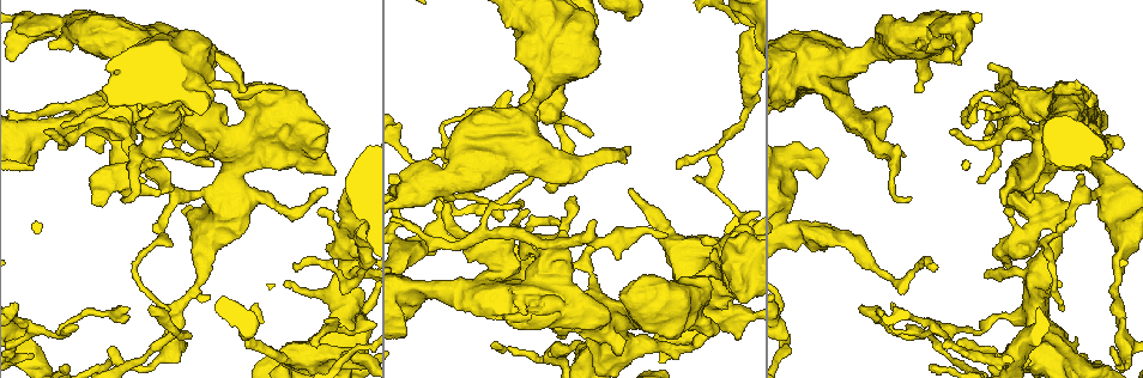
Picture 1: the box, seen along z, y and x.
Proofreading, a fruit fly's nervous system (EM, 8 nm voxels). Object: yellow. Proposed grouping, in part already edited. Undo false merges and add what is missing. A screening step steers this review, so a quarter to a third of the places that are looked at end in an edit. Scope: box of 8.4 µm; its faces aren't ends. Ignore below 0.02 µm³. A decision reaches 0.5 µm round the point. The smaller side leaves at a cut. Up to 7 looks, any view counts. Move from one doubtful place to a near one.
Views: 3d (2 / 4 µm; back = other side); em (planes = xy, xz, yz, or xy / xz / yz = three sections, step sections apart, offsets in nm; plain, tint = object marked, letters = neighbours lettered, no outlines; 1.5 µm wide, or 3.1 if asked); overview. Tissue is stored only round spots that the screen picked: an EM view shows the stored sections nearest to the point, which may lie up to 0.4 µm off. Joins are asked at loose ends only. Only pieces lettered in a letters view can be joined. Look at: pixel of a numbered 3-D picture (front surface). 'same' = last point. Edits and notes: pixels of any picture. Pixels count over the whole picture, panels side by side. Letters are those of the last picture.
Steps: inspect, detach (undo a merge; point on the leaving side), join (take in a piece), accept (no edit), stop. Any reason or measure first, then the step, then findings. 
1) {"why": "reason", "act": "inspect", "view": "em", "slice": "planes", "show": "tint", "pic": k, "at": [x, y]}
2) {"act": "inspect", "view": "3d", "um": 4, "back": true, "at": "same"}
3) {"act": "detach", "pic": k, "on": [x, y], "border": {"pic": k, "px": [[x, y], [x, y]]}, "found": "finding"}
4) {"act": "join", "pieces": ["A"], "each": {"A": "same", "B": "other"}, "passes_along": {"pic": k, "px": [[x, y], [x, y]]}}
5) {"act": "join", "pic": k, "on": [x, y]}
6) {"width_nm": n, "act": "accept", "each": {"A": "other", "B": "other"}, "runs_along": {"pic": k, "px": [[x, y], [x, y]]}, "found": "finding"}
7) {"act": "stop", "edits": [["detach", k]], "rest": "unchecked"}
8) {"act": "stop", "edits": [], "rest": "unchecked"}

{"act": "inspect", "view": "em", "slice": "xy", "step": 4, "show": "letters", "pic": 1, "at": [244, 91]}

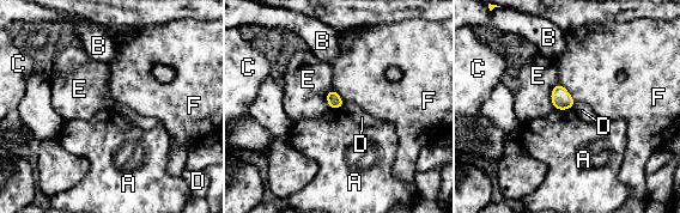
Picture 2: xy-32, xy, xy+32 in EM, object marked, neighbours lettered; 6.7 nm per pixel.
{"act": "accept", "each": {"A": "other", "B": "other", "C": "other", "D": "other", "E": "other", "F": "other"}, "border": {"pic": 2, "px": [[556, 108], [571, 109]]}, "found": "none of them fits"}

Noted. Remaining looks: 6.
{"why": "free end", "act": "inspect", "view": "3d", "um": 2, "pic": 1, "at": [319, 215]}

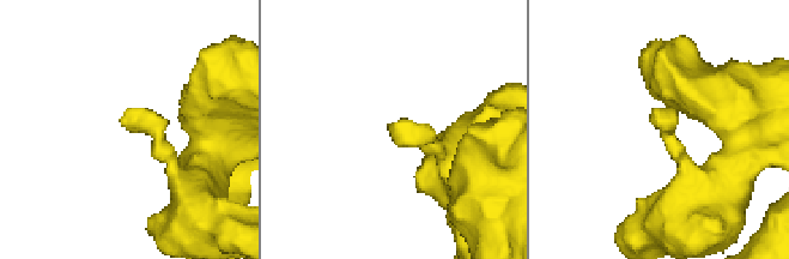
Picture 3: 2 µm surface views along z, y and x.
{"act": "inspect", "view": "em", "slice": "planes", "show": "letters", "pic": 3, "at": [122, 124]}

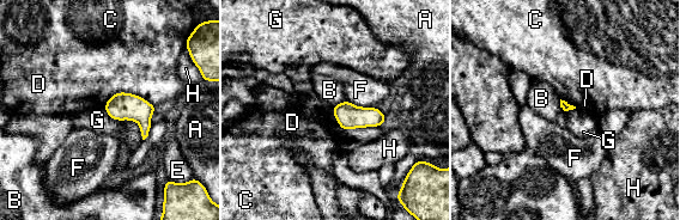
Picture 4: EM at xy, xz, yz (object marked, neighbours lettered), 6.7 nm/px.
{"act": "accept", "each": {"A": "other", "B": "other", "C": "other", "D": "other", "E": "other", "F": "other", "G": "other", "H": "other"}, "found": "no lettered piece goes on from it"}

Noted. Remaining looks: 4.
{"why": "free end", "act": "inspect", "view": "em", "slice": "xz", "step": 8, "show": "letters", "pic": 1, "at": [1060, 285]}

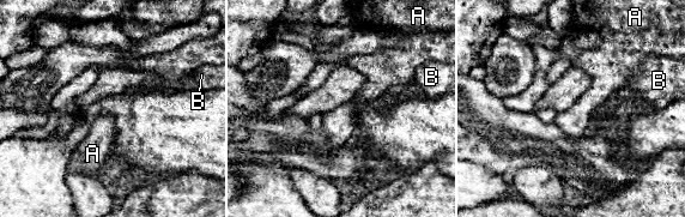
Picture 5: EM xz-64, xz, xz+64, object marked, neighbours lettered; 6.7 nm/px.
{"why": "cut it another way", "act": "inspect", "view": "em", "slice": "planes", "show": "letters", "at": "same"}

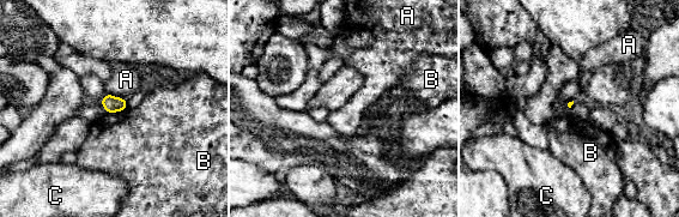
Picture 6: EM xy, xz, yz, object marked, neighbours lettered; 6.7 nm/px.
{"longest_contact_nm": ["A", 150], "act": "accept", "each": {"A": "other", "B": "other", "C": "other"}, "border": {"pic": 6, "px": [[127, 108], [107, 114]]}, "found": "none of them fits"}

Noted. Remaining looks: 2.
{"act": "stop", "edits": [], "rest": "unchecked"}

